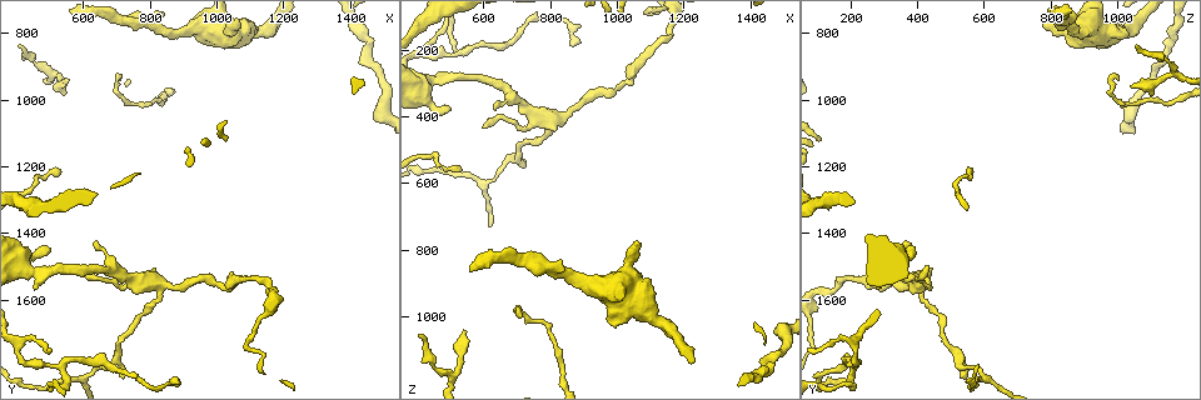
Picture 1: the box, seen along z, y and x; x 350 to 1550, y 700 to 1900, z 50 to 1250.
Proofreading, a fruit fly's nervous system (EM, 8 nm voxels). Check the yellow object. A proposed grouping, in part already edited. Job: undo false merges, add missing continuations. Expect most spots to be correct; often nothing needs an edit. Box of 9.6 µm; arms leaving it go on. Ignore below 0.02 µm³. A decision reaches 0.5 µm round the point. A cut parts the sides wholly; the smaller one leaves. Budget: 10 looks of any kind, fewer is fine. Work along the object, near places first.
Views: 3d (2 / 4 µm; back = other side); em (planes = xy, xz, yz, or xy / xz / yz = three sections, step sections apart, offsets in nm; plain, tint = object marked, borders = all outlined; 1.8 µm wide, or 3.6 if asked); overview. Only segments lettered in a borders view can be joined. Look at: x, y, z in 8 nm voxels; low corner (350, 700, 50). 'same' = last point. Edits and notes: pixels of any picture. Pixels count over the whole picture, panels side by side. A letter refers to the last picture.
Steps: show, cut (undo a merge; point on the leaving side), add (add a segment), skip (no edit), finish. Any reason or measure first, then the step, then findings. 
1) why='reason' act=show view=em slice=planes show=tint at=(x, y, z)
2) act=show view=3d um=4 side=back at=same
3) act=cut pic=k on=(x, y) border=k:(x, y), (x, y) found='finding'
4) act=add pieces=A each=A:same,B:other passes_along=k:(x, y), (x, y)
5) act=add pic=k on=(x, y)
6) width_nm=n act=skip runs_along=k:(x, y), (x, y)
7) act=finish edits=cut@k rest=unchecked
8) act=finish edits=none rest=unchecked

why='sharp bend' act=show view=em slice=planes show=borders at=(520, 930, 1160)

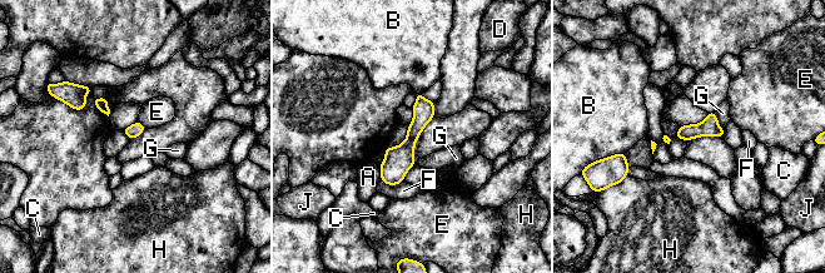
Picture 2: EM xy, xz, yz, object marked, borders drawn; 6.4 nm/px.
act=skip each=A:other,B:other,C:other,D:other,E:other,F:other,G:other,H:other,J:other border=2:(433, 102), (435, 115) found='one neuron here'

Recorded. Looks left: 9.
why='calibre changes' act=show view=em um=3.6 slice=xy step=8 show=borders at=(830, 1550, 410)

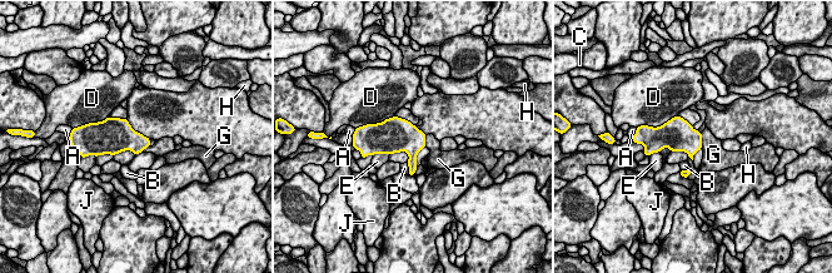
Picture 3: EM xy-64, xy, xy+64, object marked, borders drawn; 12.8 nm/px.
longest_contact=D:360nm act=skip each=A:other,B:other,C:other,D:other,E:other,G:other,H:other,J:other border=3:(701, 133), (702, 148) found='all the same neuron'

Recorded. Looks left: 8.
why='free end' act=show view=3d um=4 at=(450, 1570, 280)

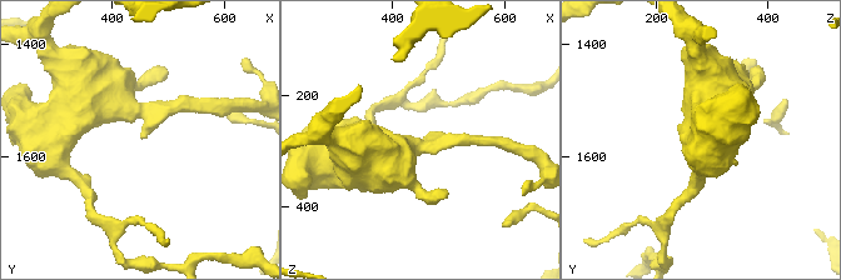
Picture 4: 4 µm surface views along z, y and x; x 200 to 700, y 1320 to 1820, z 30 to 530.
arm_widths_nm=200,650 act=show view=em slice=xz step=16 show=tint at=same

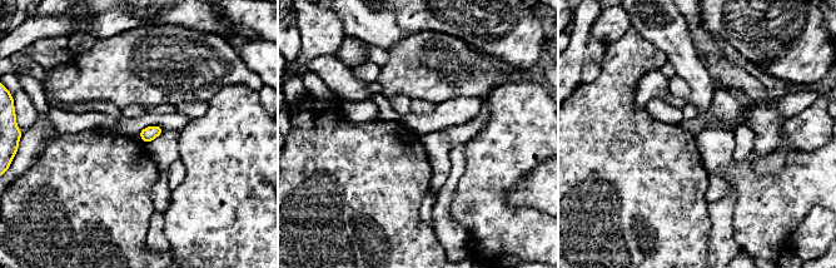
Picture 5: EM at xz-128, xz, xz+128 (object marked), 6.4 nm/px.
why='another direction' act=show view=em slice=xy step=8 show=borders at=same

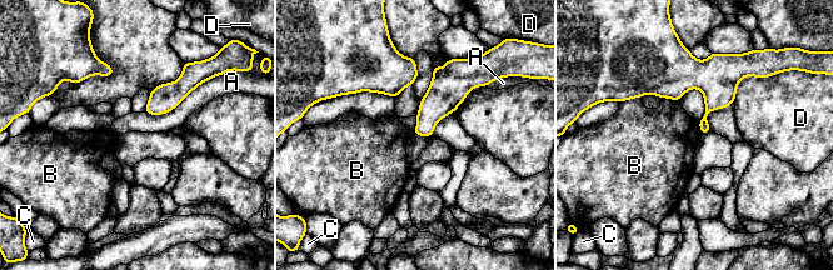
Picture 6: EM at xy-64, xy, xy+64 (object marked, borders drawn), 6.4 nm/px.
act=skip each=A:other,B:other,C:other,D:other border=6:(414, 134), (429, 136) found='none of them fits'

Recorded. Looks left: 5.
why='a fork' act=show view=3d um=2 at=(540, 1800, 200)

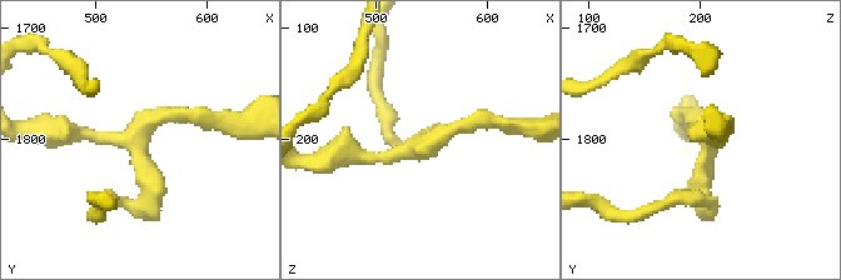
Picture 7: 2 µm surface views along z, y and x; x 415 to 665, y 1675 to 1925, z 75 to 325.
act=show view=em slice=xz step=8 show=tint at=(530, 1802, 208)

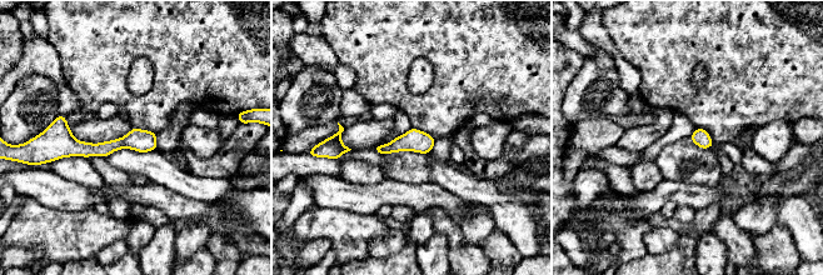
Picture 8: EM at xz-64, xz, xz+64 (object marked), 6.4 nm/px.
act=show view=em slice=xz step=8 show=borders at=same

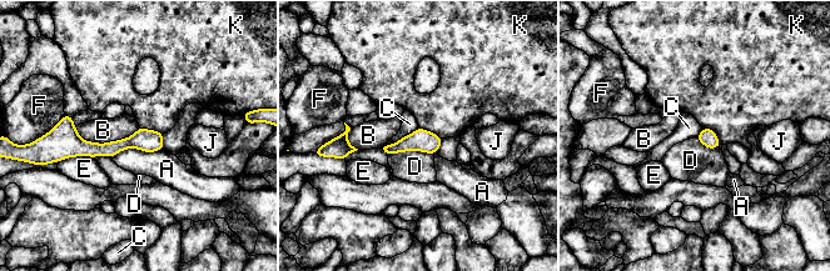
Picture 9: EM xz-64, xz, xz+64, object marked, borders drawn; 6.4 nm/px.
arms=3 act=skip each=A:other,B:other,C:other,D:other,E:other,F:other,J:other,K:other border=9:(418, 126), (394, 142), (384, 145) found='all the same neuron'

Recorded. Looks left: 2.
act=finish edits=none rest=unchecked

